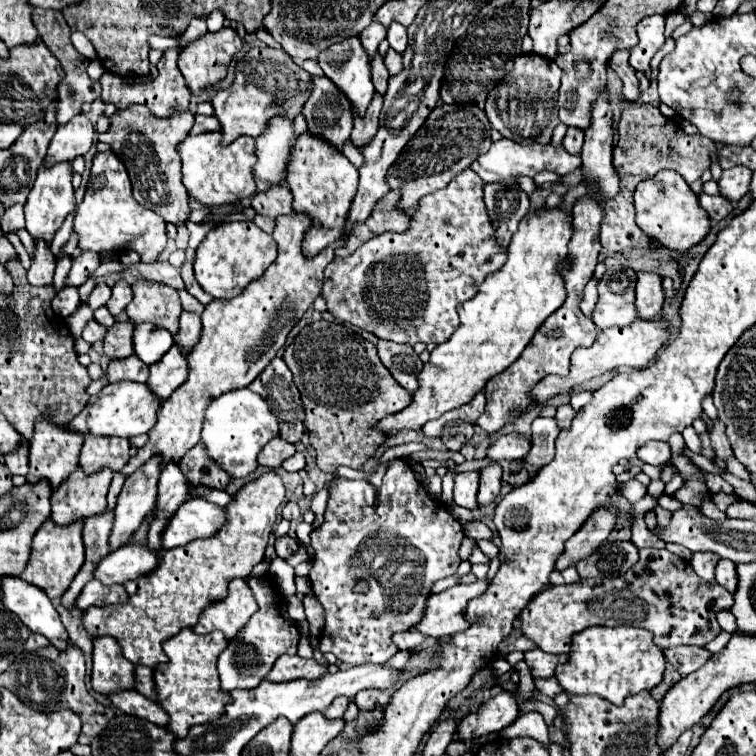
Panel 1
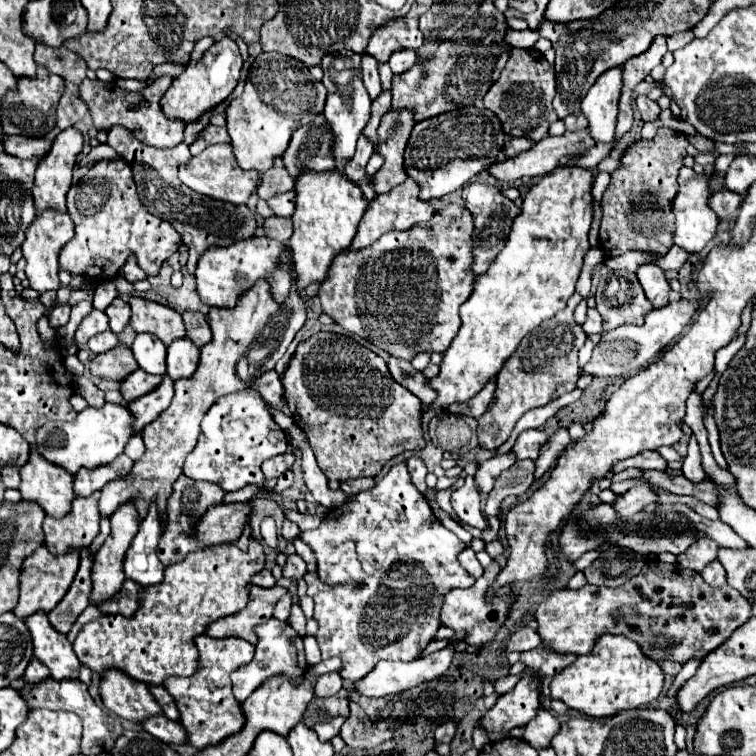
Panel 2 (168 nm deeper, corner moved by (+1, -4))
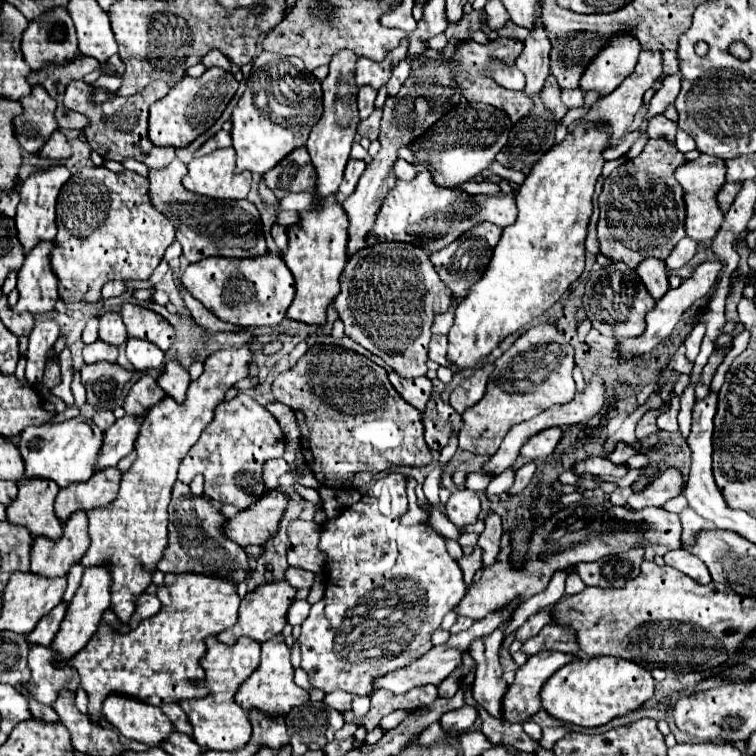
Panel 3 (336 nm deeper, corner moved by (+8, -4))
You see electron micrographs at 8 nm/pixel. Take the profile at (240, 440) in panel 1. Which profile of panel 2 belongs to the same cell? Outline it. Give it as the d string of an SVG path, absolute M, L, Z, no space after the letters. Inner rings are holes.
M244 388L228 396L218 398L202 420L202 434L196 448L186 456L184 474L192 480L208 480L218 484L224 492L240 490L248 484L264 488L262 462L284 454L288 450L288 438L284 430L268 414L264 400L256 390Z

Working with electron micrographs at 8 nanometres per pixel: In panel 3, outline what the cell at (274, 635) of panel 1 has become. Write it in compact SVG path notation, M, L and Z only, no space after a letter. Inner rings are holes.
M277 634L277 638L271 638L261 644L261 664L247 678L247 682L241 684L241 690L237 690L235 702L247 710L259 708L267 714L287 714L293 706L301 706L309 700L309 694L295 684L293 674L295 674L295 668L291 664L291 650L283 642L283 634Z

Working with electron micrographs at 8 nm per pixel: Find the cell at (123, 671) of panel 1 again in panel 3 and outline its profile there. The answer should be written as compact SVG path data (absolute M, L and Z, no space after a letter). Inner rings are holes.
M109 694L109 698L105 698L103 702L103 714L119 730L119 734L149 746L159 746L173 732L171 720L159 708L149 706L145 702L137 702L137 698L125 698L123 694Z

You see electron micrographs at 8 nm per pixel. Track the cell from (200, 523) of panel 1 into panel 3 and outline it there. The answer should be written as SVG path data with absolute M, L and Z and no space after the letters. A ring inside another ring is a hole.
M277 488L273 492L265 492L253 506L237 512L237 516L223 522L223 534L237 542L241 548L249 544L261 546L267 538L277 534L277 524L283 516L285 496Z

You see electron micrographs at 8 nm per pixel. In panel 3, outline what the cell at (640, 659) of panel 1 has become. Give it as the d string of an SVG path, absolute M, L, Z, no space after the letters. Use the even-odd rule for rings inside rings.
M597 656L577 658L559 668L541 688L543 708L565 724L577 724L583 728L597 728L607 724L611 718L625 716L635 708L643 706L655 692L655 680L651 672L631 660Z

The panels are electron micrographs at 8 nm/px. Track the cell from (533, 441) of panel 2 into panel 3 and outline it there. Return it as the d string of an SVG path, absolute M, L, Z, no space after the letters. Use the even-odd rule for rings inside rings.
M549 428L541 430L541 434L533 434L533 438L529 438L529 442L525 442L525 446L521 448L521 456L527 460L547 458L561 440L561 434L563 434L561 428Z

